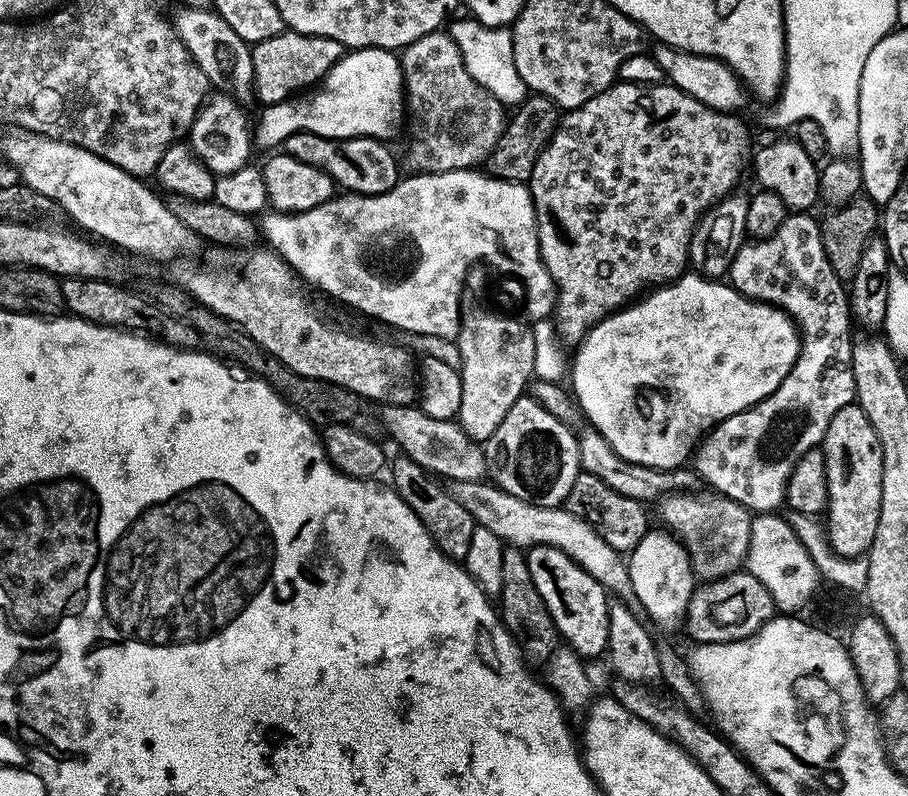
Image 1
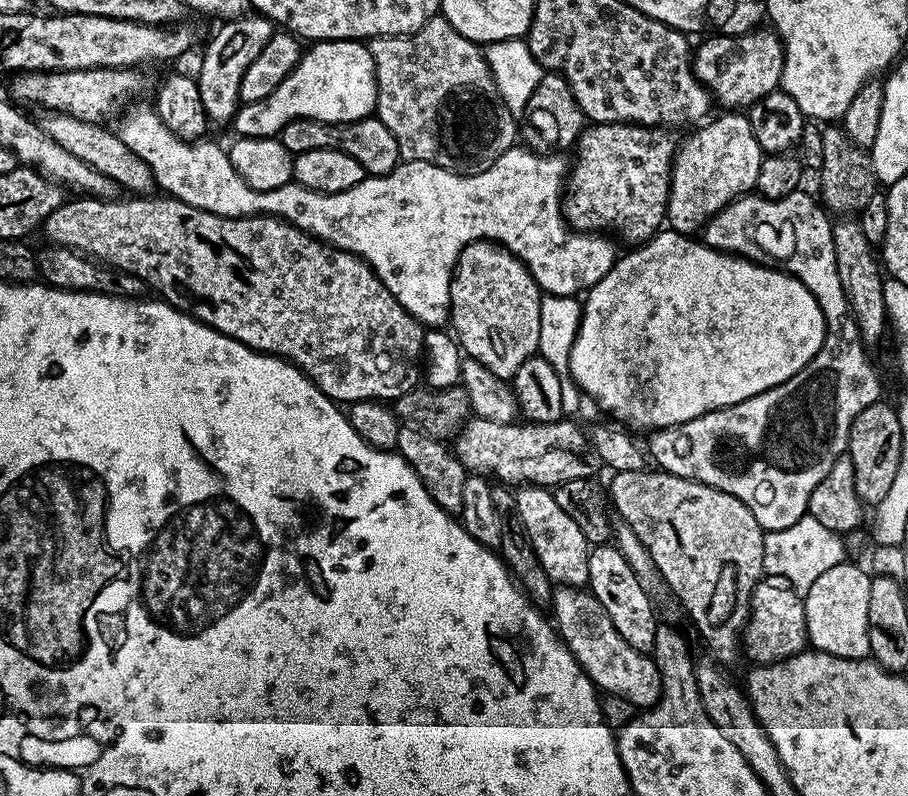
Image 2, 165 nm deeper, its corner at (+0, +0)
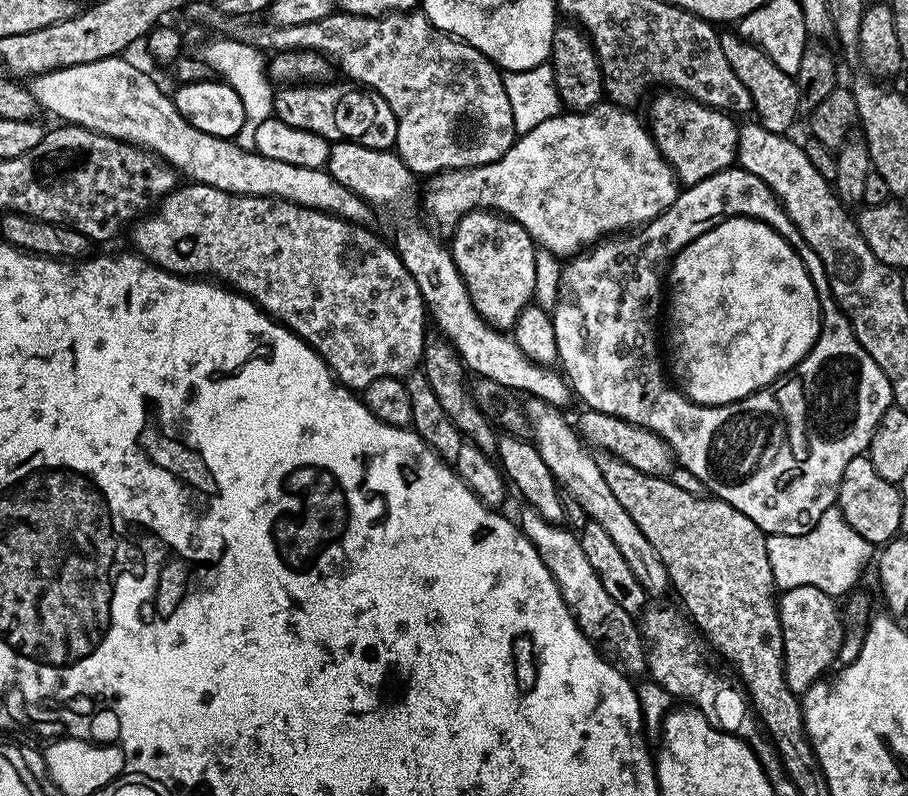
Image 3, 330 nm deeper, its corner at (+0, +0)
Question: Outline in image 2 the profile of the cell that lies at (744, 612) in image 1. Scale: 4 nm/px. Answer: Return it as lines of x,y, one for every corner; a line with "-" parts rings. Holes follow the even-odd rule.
761,582
752,591
752,605
748,611
748,623
742,633
742,644
756,666
776,664
796,656
809,647
806,628
806,610
801,593
780,582

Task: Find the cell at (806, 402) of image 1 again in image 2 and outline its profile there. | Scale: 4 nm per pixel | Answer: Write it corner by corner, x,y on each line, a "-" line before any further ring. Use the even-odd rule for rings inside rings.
801,190
786,194
786,198
777,200
767,200
759,194
739,196
704,225
702,240
720,252
731,252
733,256
742,256
746,260
753,260
755,264
775,266
781,272
788,272
798,278
802,286
814,294
824,315
826,331
822,351
814,354
812,361
798,370
794,378
754,398
746,398
729,408
707,412
690,422
679,424
677,428
662,428
651,433
650,456
651,459
652,456
656,459
657,469
687,480
696,480
700,484
708,484
711,488
738,498
747,506
750,514
754,514
765,532
786,530
786,526
794,526
794,522
808,515
808,503
810,494
814,494
814,486
826,478
830,466
848,451
850,426
854,418
858,418
866,406
881,399
876,368
868,361
869,349
858,334
858,322
854,322
846,290
838,279
832,237
833,221
818,203
817,197
807,196
806,192

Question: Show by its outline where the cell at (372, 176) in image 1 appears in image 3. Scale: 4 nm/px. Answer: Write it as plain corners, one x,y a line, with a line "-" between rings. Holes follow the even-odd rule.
292,82
287,86
275,89
272,98
272,110
275,119
286,122
286,126
295,126
298,130
310,130
310,134
318,134
330,142
349,140
362,146
370,146
370,150
395,149
398,138
398,122
394,118
394,110
382,98
382,94
371,88
357,86
352,82
344,84
328,84
329,82

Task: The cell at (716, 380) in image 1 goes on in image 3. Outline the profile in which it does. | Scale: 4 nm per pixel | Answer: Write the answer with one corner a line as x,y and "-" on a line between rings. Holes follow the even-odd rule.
732,216
728,220
722,221
718,226
714,226
714,230
706,230
706,234
702,234
698,238
694,238
694,242
690,242
677,256
673,256
672,263
668,265
668,275
666,277
666,332
668,328
668,340
666,336
666,360
672,363
672,372
676,375
675,383
678,385
681,392
688,399
693,400
696,404
707,404
715,406
717,404
732,404
736,400
745,400
750,394
754,394
758,389
766,387
768,384
773,384
775,380
785,376
787,372
797,368
803,360
812,353
814,342
820,333
820,303
818,302
818,294
814,290
814,282
810,282
810,274
806,270
806,266
802,262
799,251
795,247
791,248
788,245
788,240
780,232
775,232
768,224
763,224
763,219
753,218
751,216

